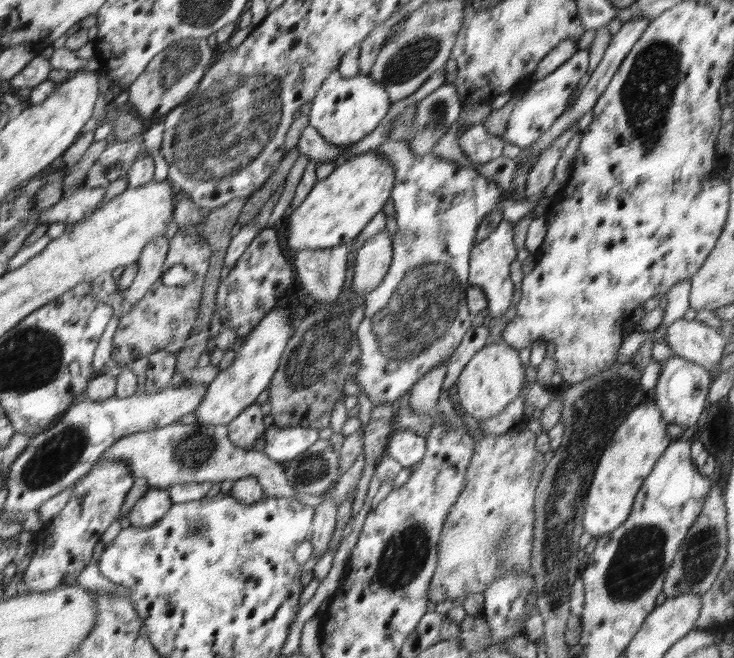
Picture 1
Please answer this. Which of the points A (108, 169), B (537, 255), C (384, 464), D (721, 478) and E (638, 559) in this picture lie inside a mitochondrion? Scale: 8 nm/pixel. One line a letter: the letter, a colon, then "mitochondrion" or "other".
A: other
B: other
C: other
D: other
E: mitochondrion

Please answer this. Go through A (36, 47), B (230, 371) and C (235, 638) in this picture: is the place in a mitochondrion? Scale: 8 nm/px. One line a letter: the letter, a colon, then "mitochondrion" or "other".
A: other
B: other
C: other

